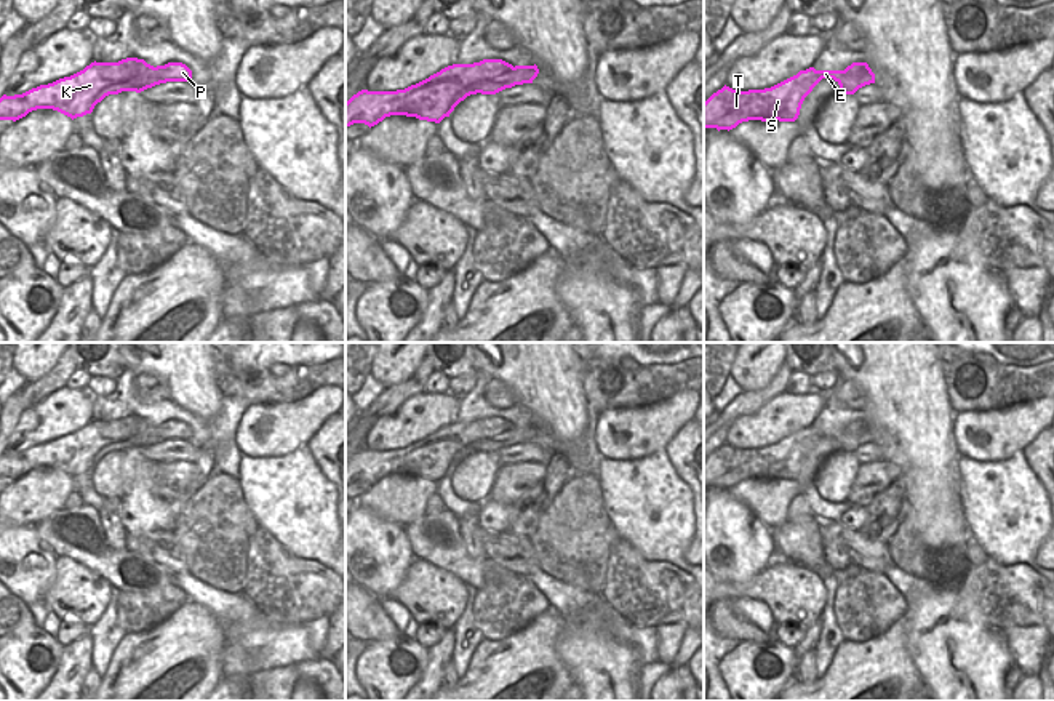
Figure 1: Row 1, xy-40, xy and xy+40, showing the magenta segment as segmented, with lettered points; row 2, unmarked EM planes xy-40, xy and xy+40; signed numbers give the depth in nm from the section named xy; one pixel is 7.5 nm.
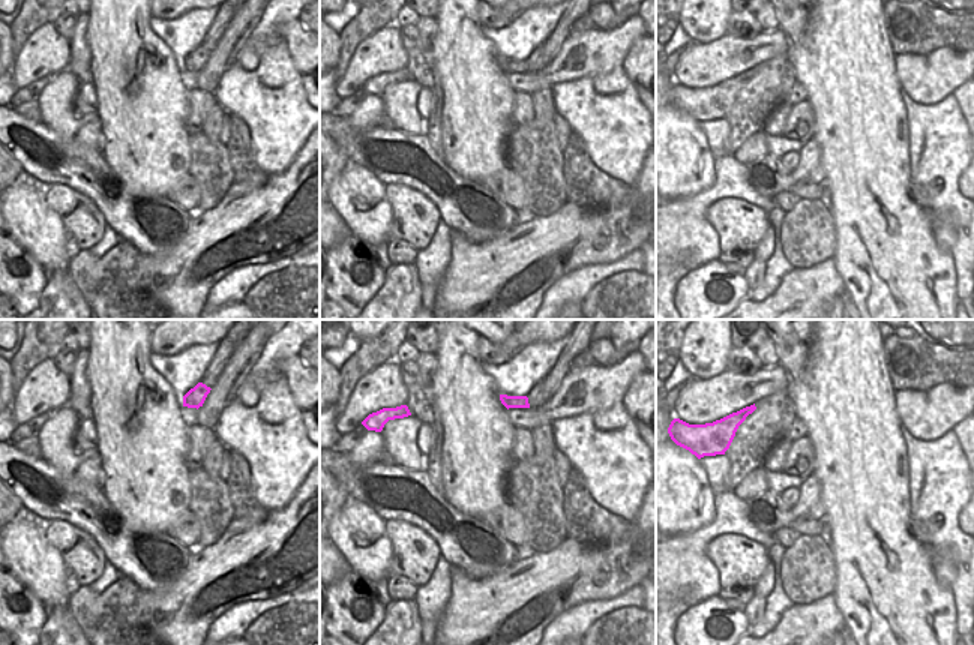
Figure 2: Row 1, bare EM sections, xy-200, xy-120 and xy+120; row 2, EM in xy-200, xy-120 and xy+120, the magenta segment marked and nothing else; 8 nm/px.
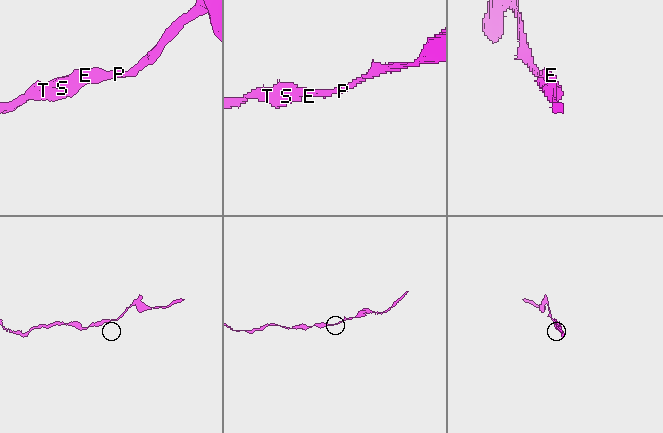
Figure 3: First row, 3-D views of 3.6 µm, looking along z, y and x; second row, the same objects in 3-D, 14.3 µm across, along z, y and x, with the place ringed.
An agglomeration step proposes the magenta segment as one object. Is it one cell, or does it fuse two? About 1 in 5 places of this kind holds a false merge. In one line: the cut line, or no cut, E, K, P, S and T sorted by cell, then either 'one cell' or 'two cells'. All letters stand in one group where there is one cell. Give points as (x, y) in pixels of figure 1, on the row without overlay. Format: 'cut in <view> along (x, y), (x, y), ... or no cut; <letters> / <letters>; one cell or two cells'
no cut; E K P S T; one cell

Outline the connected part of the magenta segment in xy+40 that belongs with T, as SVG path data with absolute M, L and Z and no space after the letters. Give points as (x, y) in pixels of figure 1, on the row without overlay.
M852 421L844 429L816 429L809 426L765 448L737 450L723 445L704 461L704 487L733 488L742 480L795 480L804 456L822 437L833 437L841 453L854 453L875 442L867 421Z

